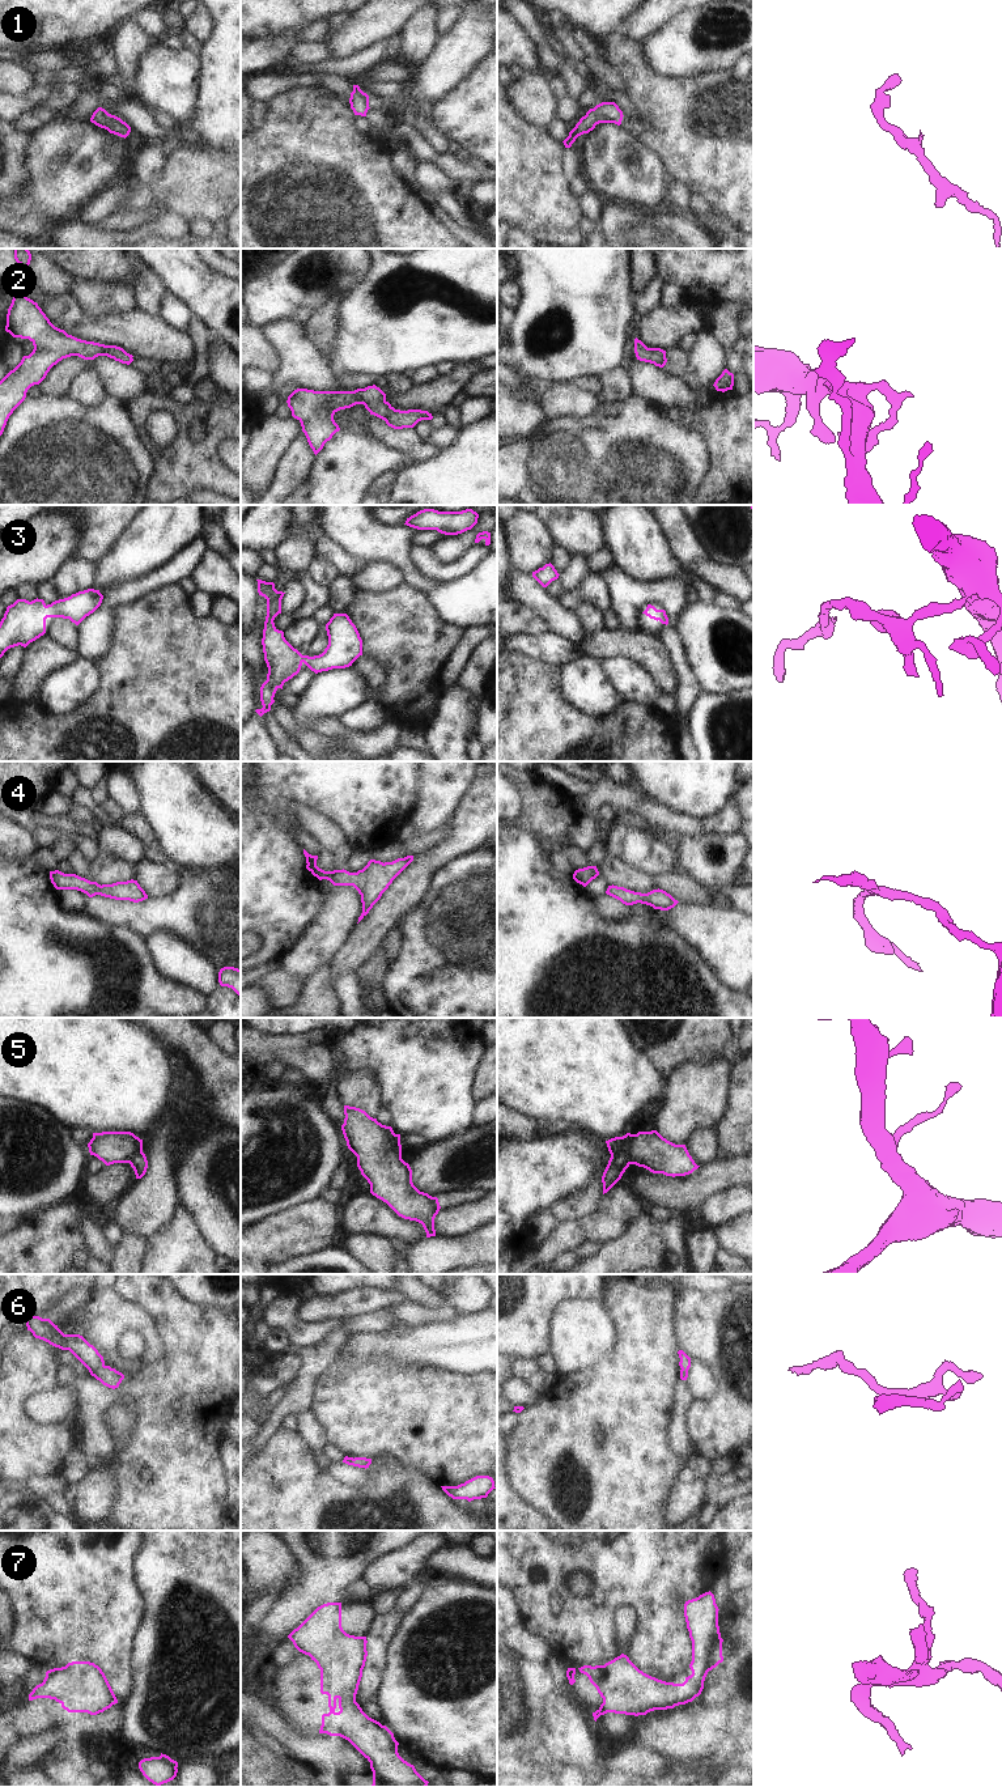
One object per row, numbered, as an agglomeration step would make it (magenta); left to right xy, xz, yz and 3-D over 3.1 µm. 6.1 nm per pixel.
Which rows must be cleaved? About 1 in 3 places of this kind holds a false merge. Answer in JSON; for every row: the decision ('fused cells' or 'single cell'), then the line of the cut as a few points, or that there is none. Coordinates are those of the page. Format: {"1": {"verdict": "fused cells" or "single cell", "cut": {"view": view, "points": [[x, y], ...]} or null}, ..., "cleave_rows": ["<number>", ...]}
{"1": {"verdict": "single cell", "cut": null}, "2": {"verdict": "single cell", "cut": null}, "3": {"verdict": "single cell", "cut": null}, "4": {"verdict": "single cell", "cut": null}, "5": {"verdict": "fused cells", "cut": {"view": "yz", "points": [[611, 1154], [621, 1153], [629, 1163]]}}, "6": {"verdict": "single cell", "cut": null}, "7": {"verdict": "single cell", "cut": null}, "cleave_rows": ["5"]}

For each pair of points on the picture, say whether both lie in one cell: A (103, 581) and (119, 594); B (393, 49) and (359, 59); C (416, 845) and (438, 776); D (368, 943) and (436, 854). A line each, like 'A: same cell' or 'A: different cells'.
A: different cells
B: different cells
C: different cells
D: same cell

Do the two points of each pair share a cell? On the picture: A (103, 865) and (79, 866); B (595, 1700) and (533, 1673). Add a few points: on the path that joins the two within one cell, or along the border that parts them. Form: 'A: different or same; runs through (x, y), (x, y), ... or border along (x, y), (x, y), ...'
A: different; border along (89, 861), (94, 881)
B: different; border along (568, 1684), (569, 1696)

